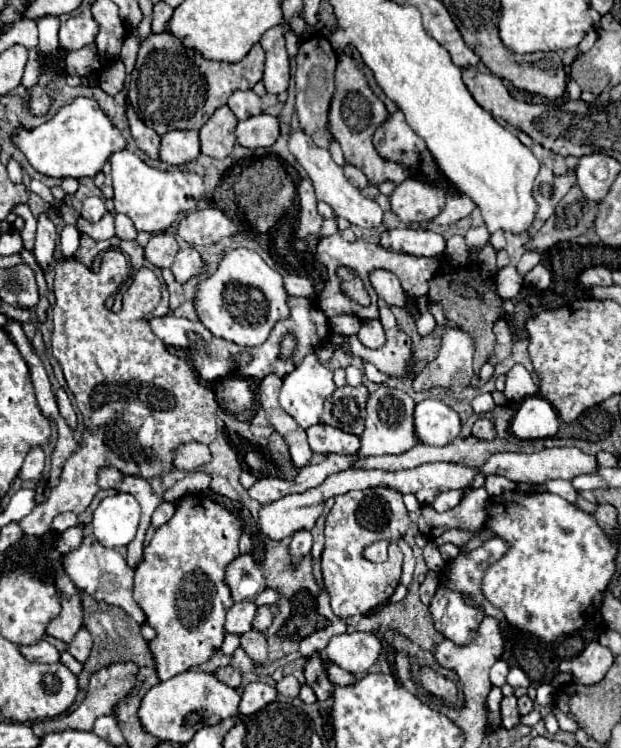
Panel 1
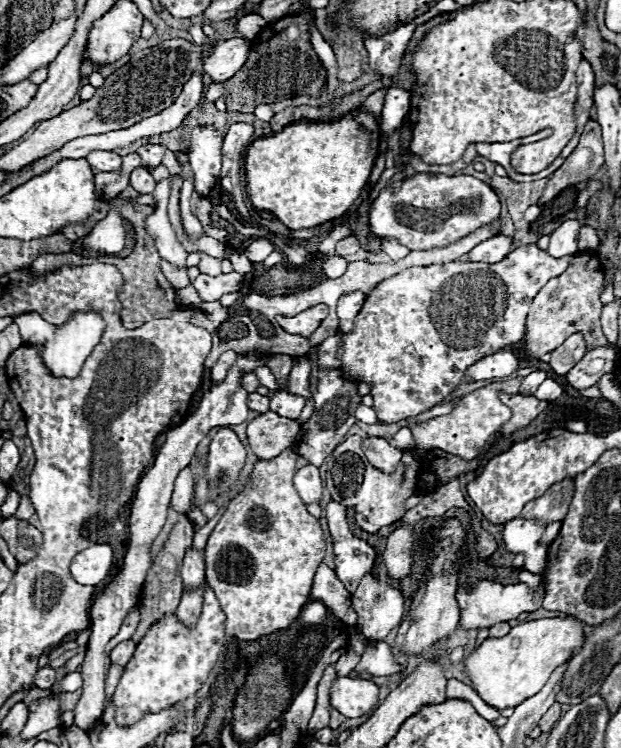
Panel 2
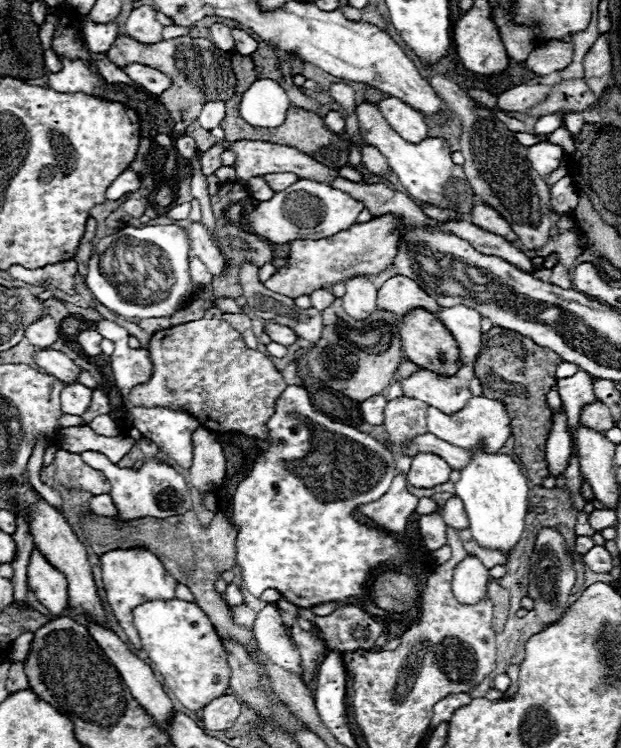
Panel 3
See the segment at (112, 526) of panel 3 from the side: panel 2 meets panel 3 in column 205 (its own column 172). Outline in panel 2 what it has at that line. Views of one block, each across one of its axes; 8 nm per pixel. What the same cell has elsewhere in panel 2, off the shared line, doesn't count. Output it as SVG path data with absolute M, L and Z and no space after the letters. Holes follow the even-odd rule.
M182 516L174 528L170 530L170 536L168 540L164 542L164 548L156 554L148 574L146 574L146 580L144 580L144 586L142 586L142 594L140 594L140 600L138 600L138 612L140 612L140 622L138 622L138 628L132 636L134 642L140 642L146 634L146 630L156 622L160 620L164 614L168 612L176 612L178 604L180 604L180 596L182 596L182 578L180 578L180 570L182 570L182 558L184 558L184 552L190 548L192 544L192 536L194 536L194 528L192 528L192 522Z

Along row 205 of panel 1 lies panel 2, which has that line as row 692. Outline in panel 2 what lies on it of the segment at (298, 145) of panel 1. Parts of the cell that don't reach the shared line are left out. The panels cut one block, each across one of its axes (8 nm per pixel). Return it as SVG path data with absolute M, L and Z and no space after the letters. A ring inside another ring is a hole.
M338 676L330 686L330 706L346 718L358 718L376 706L378 690L372 680Z

